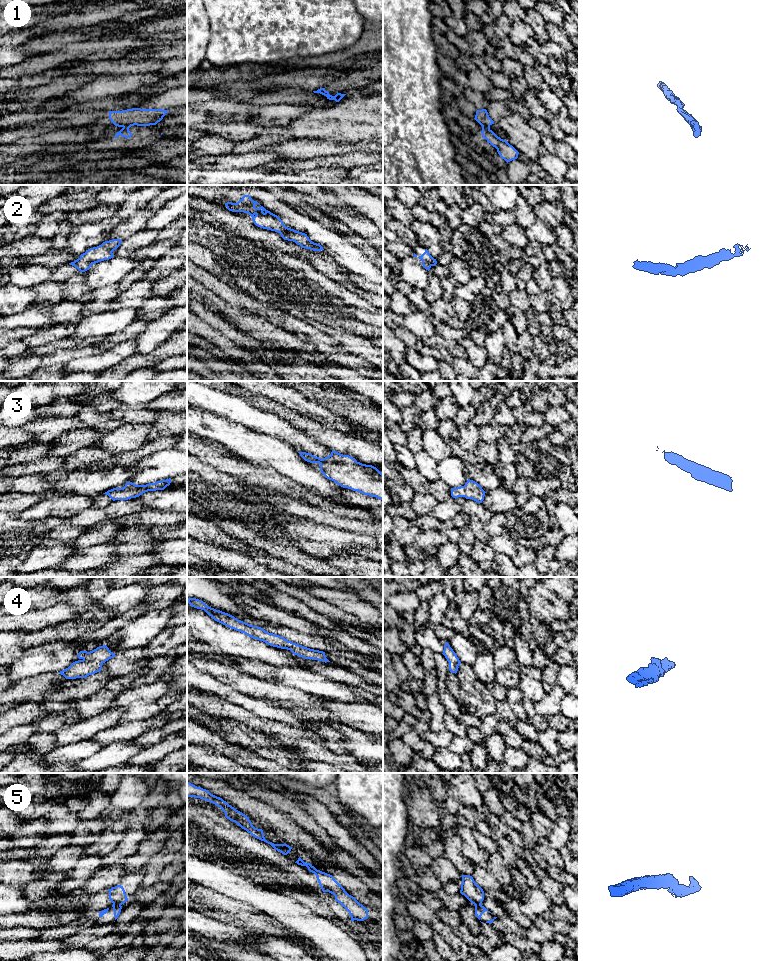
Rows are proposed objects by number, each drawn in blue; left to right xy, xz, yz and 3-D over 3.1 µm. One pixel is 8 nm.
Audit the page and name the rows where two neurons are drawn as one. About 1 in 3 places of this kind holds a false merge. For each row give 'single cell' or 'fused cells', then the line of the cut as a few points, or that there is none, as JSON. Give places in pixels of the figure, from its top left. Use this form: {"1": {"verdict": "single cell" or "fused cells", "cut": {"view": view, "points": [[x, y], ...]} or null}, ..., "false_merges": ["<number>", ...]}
{"1": {"verdict": "fused cells", "cut": {"view": "yz", "points": [[482, 127], [489, 128]]}}, "2": {"verdict": "single cell", "cut": null}, "3": {"verdict": "single cell", "cut": null}, "4": {"verdict": "single cell", "cut": null}, "5": {"verdict": "fused cells", "cut": {"view": "xy", "points": [[113, 904], [120, 905]]}}, "false_merges": ["1", "5"]}

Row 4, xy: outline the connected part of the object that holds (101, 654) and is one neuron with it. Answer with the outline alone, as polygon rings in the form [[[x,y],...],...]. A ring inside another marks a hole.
[[[104,646],[87,652],[80,651],[78,653],[78,661],[73,662],[68,668],[58,672],[66,679],[86,678],[89,675],[100,672],[102,664],[116,655]]]

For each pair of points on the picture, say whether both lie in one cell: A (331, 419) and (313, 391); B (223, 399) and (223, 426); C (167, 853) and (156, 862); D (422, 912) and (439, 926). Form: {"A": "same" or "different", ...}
{"A": "different", "B": "different", "C": "same", "D": "different"}

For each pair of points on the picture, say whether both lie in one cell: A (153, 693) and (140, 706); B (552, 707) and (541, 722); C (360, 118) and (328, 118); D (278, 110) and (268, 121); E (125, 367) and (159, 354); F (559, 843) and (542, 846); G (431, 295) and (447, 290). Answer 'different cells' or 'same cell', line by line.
A: same cell
B: different cells
C: same cell
D: same cell
E: same cell
F: different cells
G: same cell

